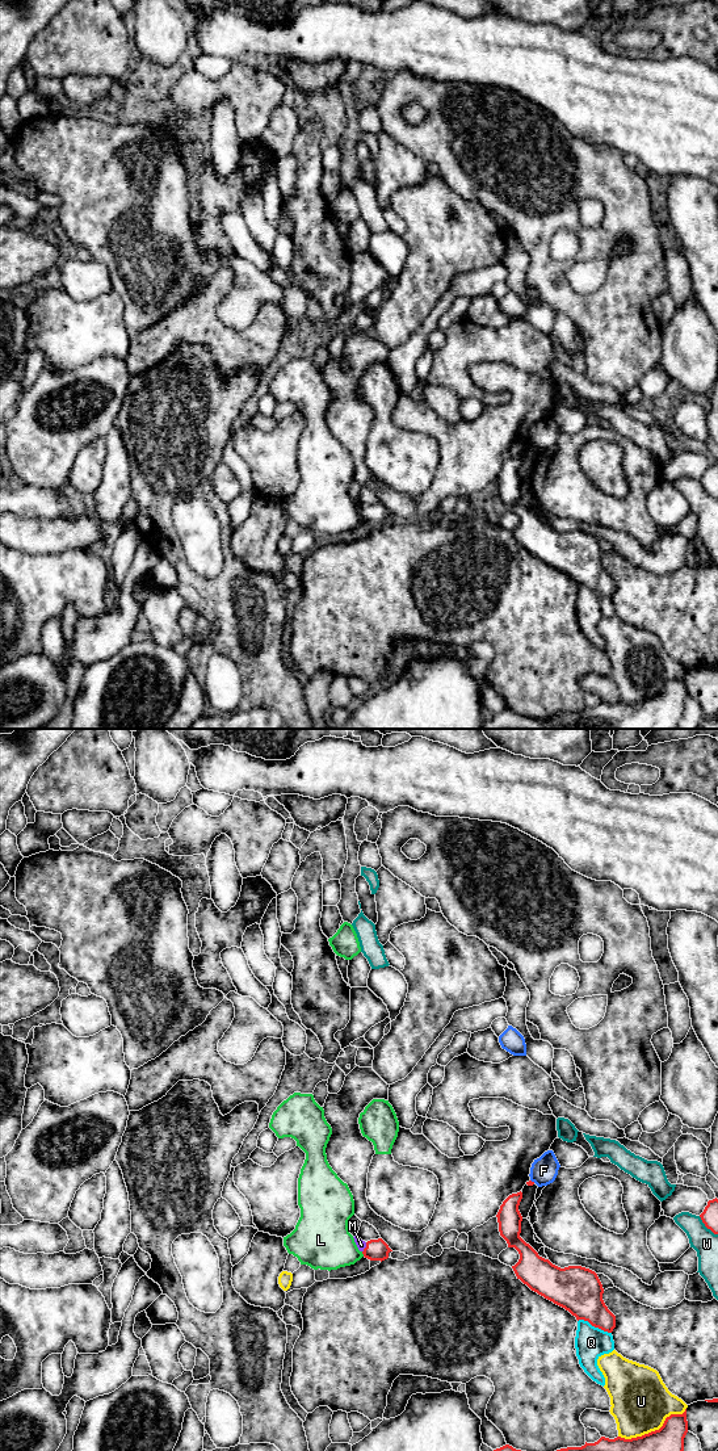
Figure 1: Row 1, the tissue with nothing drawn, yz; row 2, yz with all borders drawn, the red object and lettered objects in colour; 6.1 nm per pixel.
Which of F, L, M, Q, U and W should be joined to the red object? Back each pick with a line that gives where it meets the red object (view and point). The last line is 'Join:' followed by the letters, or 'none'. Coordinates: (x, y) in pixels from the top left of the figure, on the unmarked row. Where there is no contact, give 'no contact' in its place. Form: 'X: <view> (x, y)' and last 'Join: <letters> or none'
M: yz (365, 512)
Join: M

